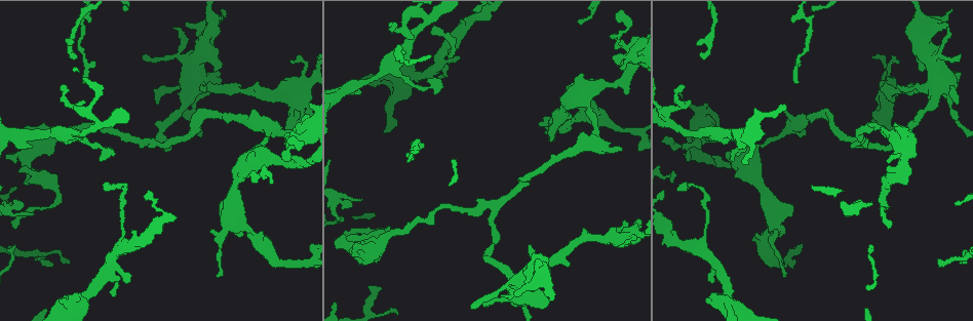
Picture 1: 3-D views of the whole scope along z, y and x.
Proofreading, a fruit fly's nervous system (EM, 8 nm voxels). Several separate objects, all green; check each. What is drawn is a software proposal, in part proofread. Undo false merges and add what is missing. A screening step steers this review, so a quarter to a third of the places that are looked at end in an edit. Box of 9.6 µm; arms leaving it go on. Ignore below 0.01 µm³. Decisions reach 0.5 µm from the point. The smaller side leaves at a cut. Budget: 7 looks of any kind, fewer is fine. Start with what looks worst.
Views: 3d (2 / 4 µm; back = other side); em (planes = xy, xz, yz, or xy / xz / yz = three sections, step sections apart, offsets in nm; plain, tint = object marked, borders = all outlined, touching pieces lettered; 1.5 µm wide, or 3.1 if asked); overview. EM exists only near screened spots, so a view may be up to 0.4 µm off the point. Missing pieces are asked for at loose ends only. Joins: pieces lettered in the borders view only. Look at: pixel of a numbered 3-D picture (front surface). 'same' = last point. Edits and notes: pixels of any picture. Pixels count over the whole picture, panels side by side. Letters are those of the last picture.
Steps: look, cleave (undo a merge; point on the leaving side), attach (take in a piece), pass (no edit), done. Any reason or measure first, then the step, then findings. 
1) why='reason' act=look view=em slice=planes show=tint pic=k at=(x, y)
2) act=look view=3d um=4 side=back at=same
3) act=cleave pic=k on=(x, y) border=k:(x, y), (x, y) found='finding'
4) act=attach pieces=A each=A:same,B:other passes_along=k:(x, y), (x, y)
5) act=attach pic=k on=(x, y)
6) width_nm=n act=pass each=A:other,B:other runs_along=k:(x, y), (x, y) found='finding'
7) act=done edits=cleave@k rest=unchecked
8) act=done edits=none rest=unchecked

act=look view=em slice=planes show=plain pic=1 at=(719, 134)

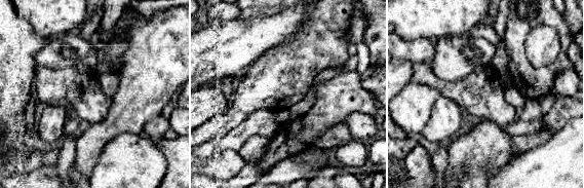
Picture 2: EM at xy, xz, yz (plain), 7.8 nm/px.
why='what lies round it' act=look view=em slice=planes show=borders at=same

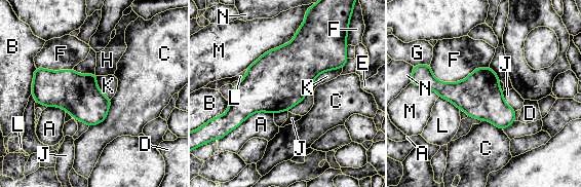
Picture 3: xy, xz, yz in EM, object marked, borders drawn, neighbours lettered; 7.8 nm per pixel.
act=pass each=A:other,B:other,C:other,D:other,E:other,F:other,G:other,H:other,J:other,K:other,L:other,M:other,N:other border=3:(273, 113), (254, 112), (219, 140) found='all the same neuron'

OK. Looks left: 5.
why='an open end' act=look view=em slice=planes show=plain pic=1 at=(796, 83)

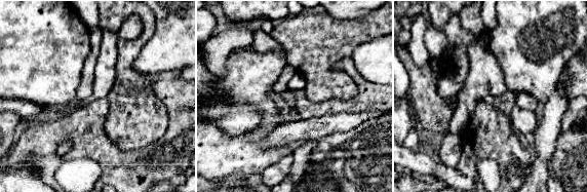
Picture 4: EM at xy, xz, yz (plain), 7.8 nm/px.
why='what lies round it' act=look view=em slice=planes show=borders at=same

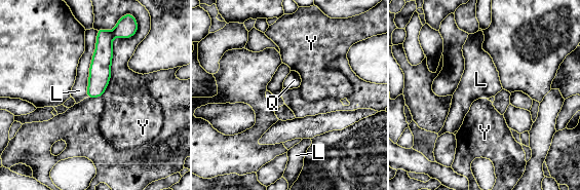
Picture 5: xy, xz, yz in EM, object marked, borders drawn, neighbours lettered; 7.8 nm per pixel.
act=pass each=L:other,Q:other,Y:other runs_along=5:(101, 38), (99, 81), (89, 94) found='no lettered piece goes on from it'

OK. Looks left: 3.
why='free end' act=look view=3d um=4 side=back pic=1 at=(287, 138)

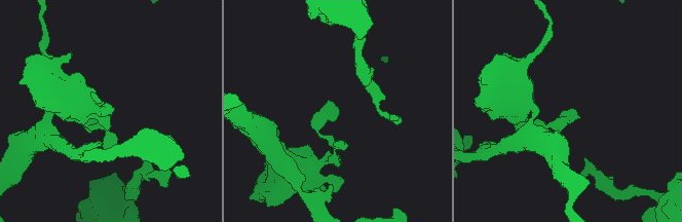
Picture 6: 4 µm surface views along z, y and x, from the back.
act=look view=em slice=planes show=borders pic=6 at=(338, 110)

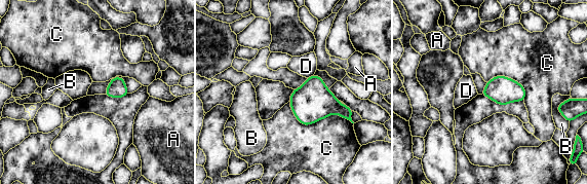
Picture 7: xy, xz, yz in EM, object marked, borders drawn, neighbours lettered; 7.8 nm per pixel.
act=pass each=A:other,B:other,C:other,D:other found='no lettered piece goes on from it'

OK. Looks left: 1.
act=done edits=none rest=unchecked

